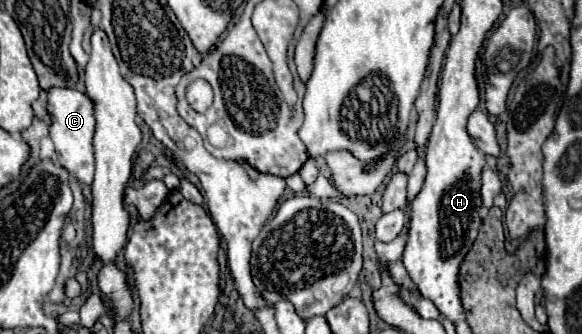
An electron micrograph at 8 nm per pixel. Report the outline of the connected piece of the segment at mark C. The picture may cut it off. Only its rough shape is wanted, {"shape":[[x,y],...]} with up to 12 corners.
{"shape":[[47,91],[59,163],[91,185],[95,101]]}

